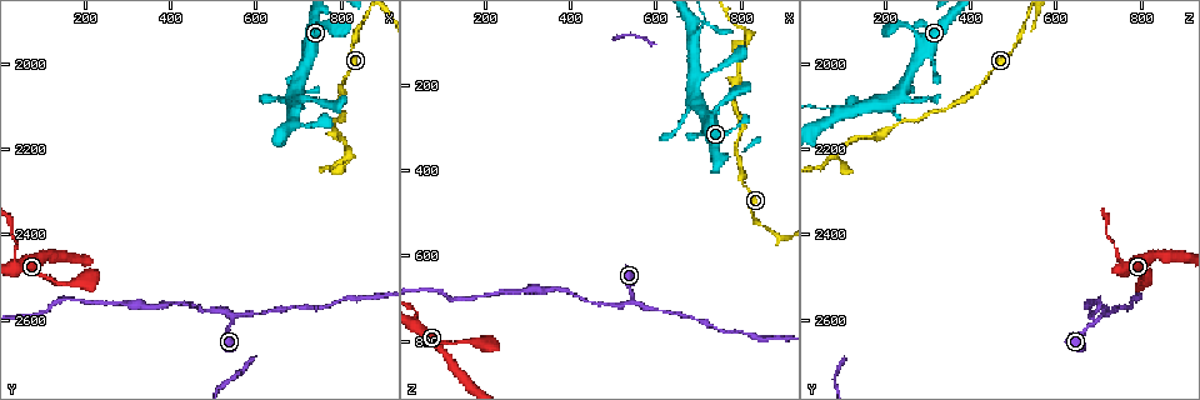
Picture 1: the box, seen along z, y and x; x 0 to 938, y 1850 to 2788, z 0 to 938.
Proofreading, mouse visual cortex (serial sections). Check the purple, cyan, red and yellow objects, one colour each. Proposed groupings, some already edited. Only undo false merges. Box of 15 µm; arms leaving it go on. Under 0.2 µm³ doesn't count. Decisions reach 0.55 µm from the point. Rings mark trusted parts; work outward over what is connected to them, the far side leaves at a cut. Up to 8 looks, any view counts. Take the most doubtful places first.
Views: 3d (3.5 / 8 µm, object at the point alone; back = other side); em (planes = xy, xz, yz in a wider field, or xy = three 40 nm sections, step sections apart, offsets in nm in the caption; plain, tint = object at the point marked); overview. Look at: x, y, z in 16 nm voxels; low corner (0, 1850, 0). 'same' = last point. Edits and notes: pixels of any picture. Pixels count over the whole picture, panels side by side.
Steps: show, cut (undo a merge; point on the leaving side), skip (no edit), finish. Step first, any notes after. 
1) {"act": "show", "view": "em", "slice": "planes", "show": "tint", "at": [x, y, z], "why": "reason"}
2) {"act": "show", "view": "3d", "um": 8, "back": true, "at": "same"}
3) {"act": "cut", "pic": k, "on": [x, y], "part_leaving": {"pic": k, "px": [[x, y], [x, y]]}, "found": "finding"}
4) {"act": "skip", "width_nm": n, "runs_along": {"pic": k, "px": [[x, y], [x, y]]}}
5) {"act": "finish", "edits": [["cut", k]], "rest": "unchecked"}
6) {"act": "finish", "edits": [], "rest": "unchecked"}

{"act": "show", "view": "3d", "um": 8, "at": [540, 2590, 705], "why": "branch point"}

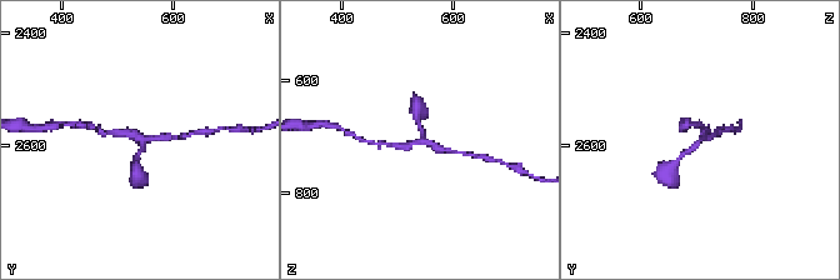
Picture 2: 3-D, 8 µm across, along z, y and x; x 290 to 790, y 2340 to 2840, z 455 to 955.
{"act": "show", "view": "3d", "um": 3.5, "at": [540, 2595, 705], "why": "closer look"}

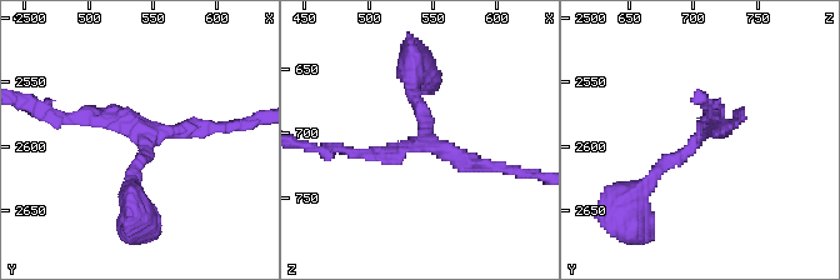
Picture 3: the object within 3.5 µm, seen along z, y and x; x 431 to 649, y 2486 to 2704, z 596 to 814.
{"act": "skip", "runs_along": {"pic": 3, "px": [[640, 190], [710, 118]]}, "found": "all the same cell"}

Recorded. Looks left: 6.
{"act": "show", "view": "3d", "um": 3.5, "at": [680, 2120, 85], "why": "side arm on a straight run"}

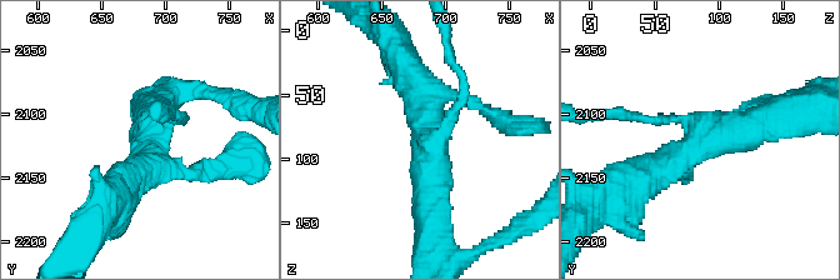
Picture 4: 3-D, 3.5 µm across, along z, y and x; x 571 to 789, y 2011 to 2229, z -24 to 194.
{"act": "skip", "runs_along": {"pic": 4, "px": [[784, 115], [698, 141], [640, 176]]}, "found": "all the same cell"}

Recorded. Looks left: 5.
{"act": "show", "view": "3d", "um": 3.5, "at": [805, 2035, 430], "why": "narrows sharply"}

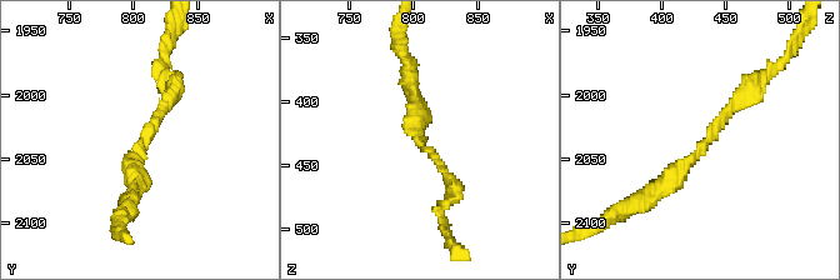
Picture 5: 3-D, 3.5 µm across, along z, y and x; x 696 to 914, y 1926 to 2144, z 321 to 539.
{"act": "show", "view": "em", "slice": "xy", "step": 5, "show": "tint", "at": [804, 2038, 434], "why": "shape alone is not enough"}

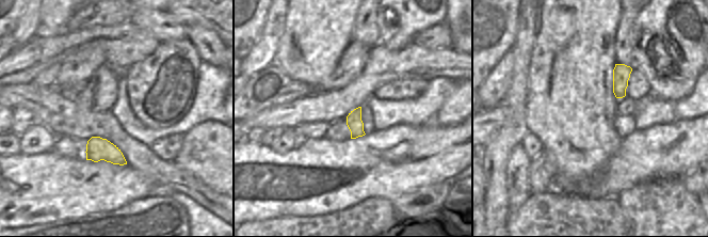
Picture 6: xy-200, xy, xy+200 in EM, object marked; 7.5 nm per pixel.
{"act": "skip", "runs_along": {"pic": 5, "px": [[749, 85], [695, 158], [646, 196]]}, "found": "one cell here"}

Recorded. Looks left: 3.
{"act": "finish", "edits": [], "rest": "unchecked"}

